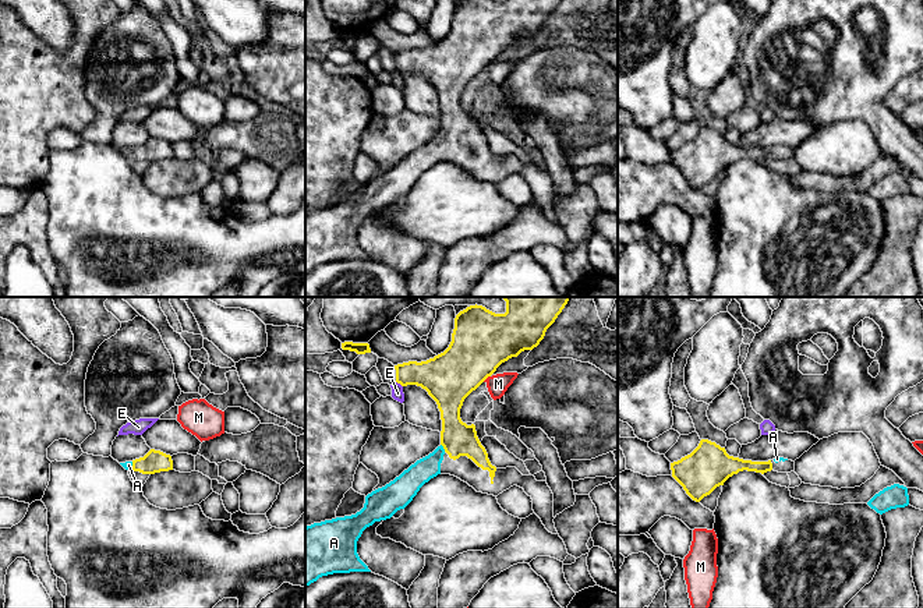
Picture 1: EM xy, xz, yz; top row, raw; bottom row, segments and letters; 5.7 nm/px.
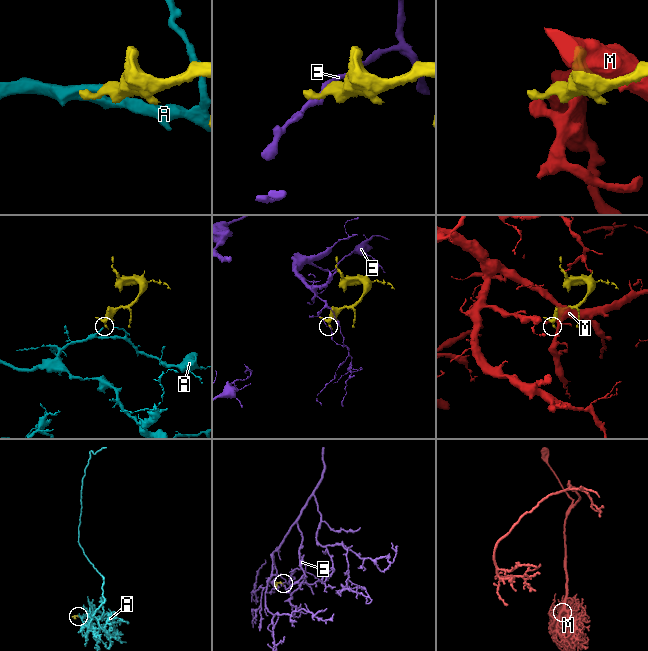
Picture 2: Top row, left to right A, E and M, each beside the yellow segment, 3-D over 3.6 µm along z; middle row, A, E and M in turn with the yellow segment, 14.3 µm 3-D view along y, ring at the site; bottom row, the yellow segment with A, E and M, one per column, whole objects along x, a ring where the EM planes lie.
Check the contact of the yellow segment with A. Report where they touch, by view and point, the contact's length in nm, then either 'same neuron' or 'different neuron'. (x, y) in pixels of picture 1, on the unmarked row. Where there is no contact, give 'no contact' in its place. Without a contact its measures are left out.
contact xz (444, 135); length 50 nm; same neuron

